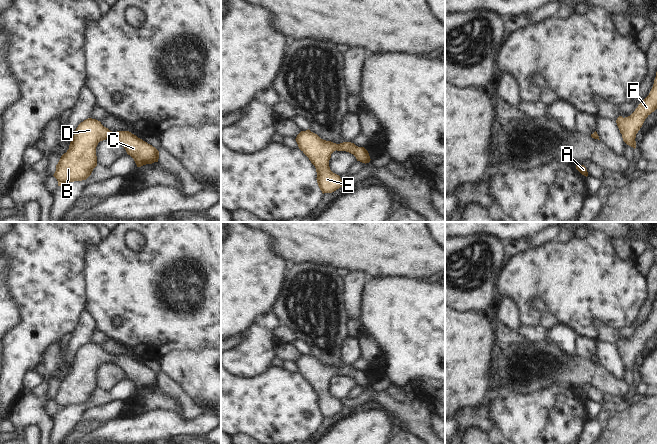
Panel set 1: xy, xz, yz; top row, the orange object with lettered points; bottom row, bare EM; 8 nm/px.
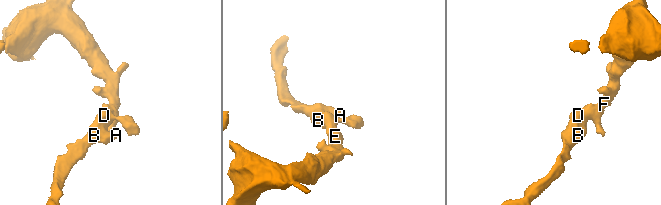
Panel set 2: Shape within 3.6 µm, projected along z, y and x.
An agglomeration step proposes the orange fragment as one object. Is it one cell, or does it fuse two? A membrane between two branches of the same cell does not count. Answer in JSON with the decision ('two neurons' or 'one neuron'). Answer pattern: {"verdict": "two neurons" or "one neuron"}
{"verdict": "one neuron"}

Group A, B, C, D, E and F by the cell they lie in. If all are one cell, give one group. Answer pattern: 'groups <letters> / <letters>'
groups A B C D E F

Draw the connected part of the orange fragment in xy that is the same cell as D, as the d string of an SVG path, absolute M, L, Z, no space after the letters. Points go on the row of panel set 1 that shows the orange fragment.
M88 118L75 130L69 149L58 164L54 177L58 186L64 183L86 180L97 166L96 147L100 141L114 138L130 155L137 167L158 162L159 151L129 131L112 132L100 121Z

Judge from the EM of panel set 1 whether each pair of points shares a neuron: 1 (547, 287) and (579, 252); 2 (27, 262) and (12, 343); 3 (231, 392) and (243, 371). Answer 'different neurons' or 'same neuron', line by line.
1: same neuron
2: same neuron
3: different neurons

